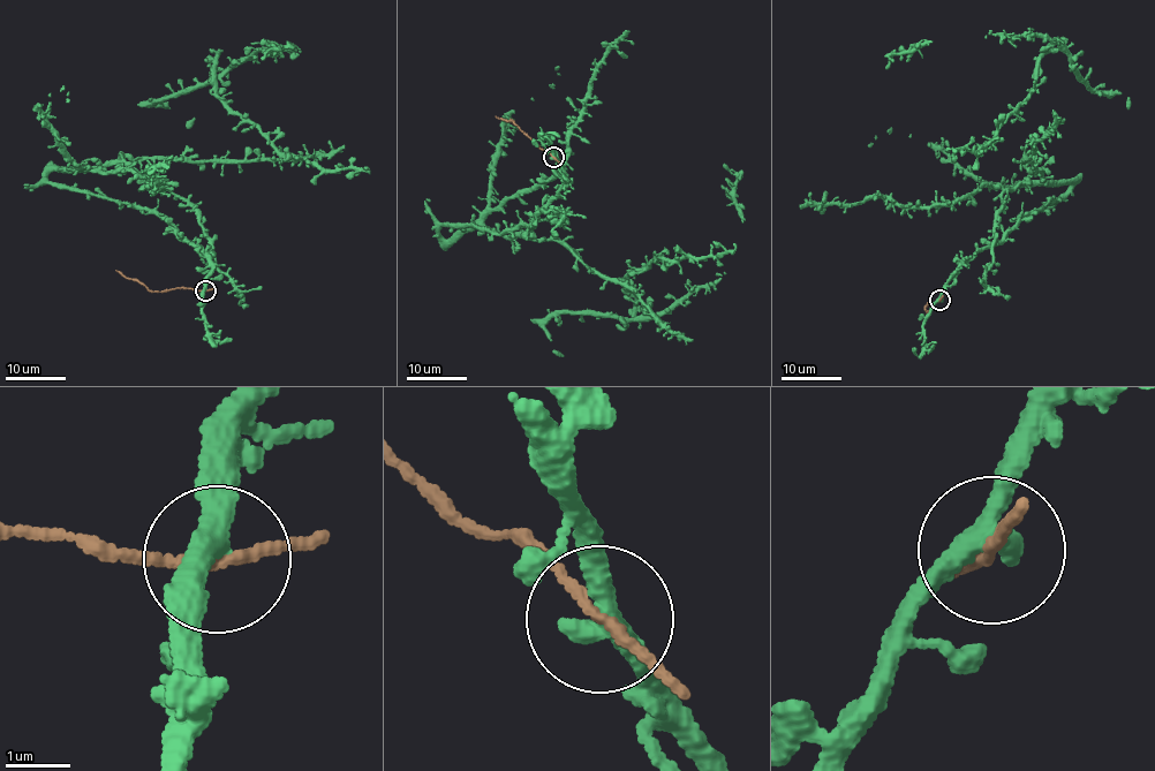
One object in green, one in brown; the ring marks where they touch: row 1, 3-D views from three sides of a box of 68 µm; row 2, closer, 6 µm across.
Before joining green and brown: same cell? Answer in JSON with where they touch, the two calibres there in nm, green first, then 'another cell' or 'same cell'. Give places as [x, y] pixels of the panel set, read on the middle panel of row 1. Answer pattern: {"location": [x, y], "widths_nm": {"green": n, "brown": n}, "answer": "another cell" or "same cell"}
{"location": [553, 157], "widths_nm": {"green": 380, "brown": 150}, "answer": "same cell"}

